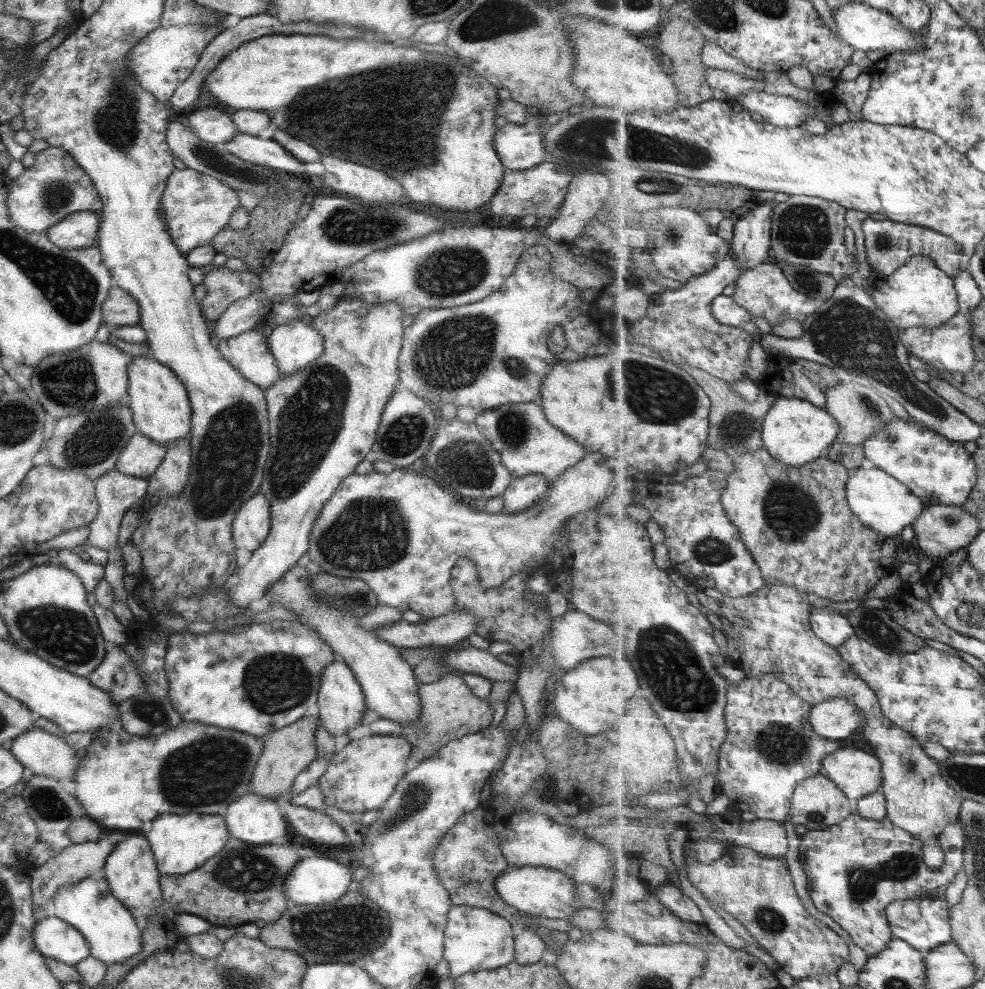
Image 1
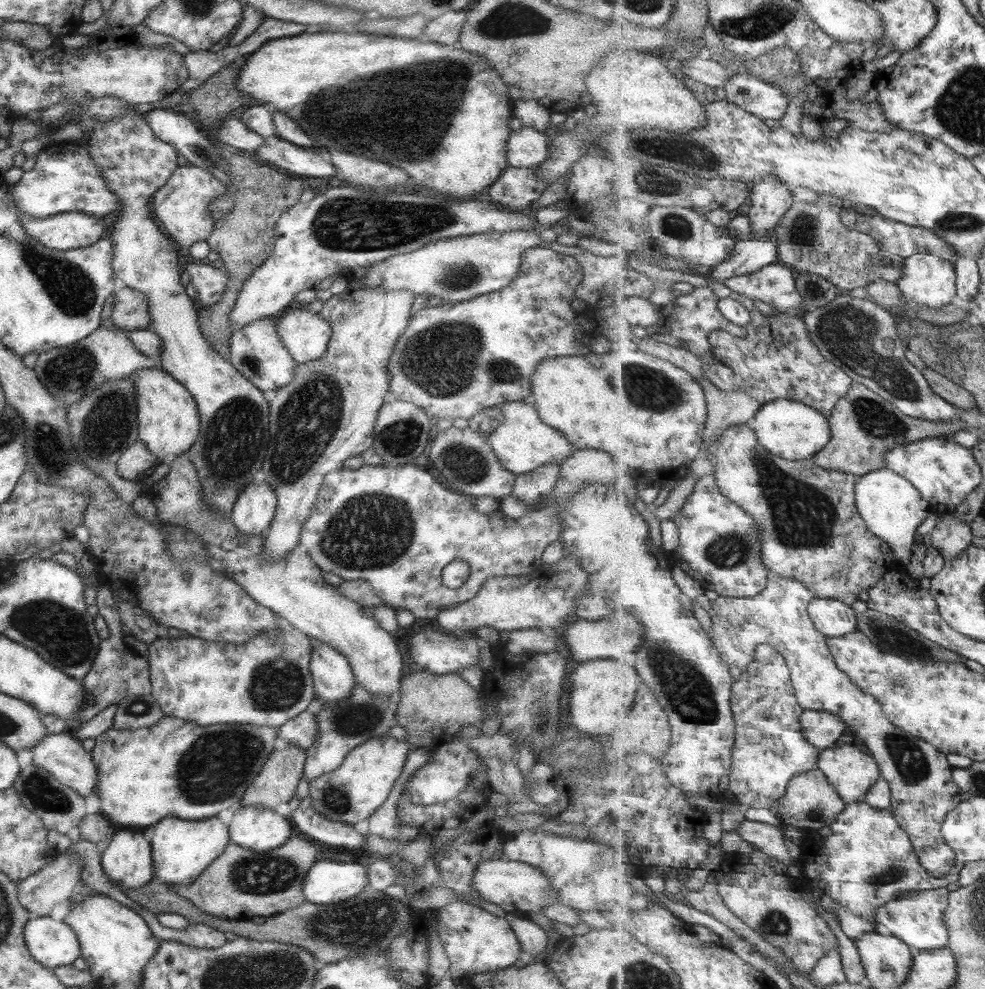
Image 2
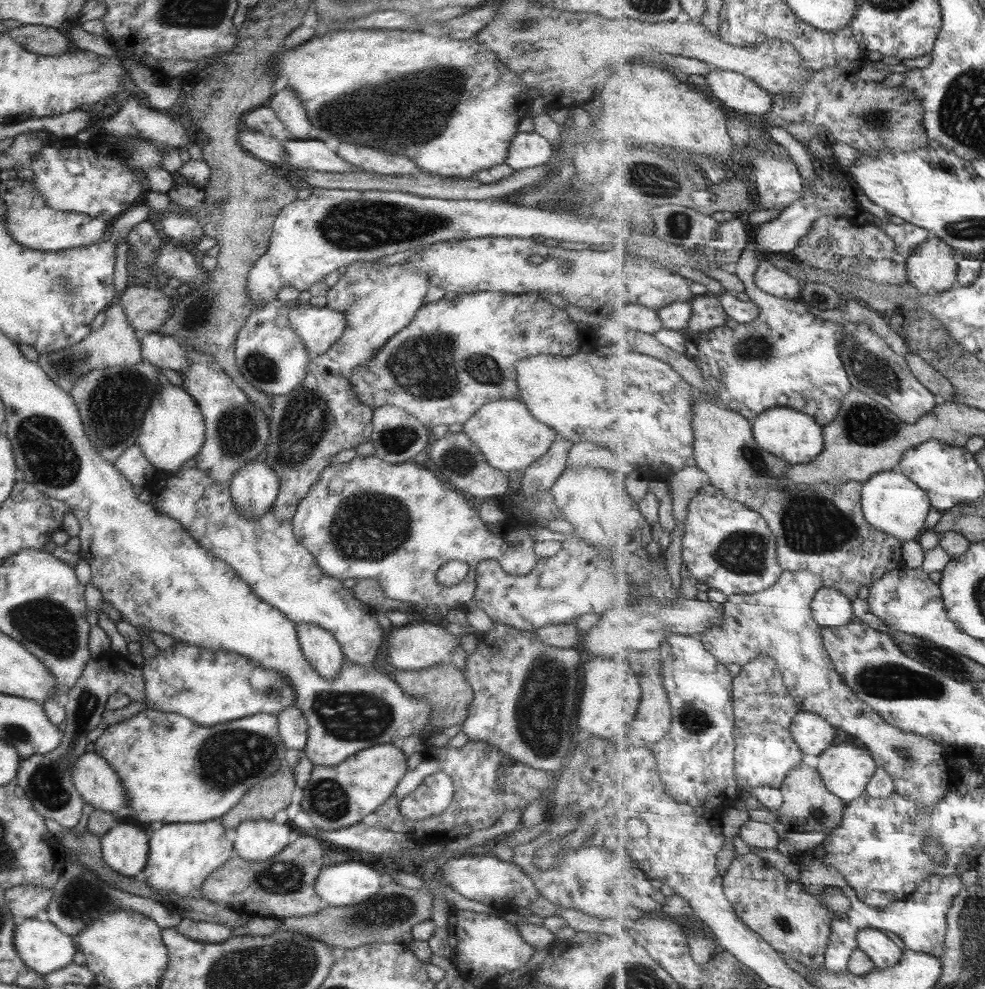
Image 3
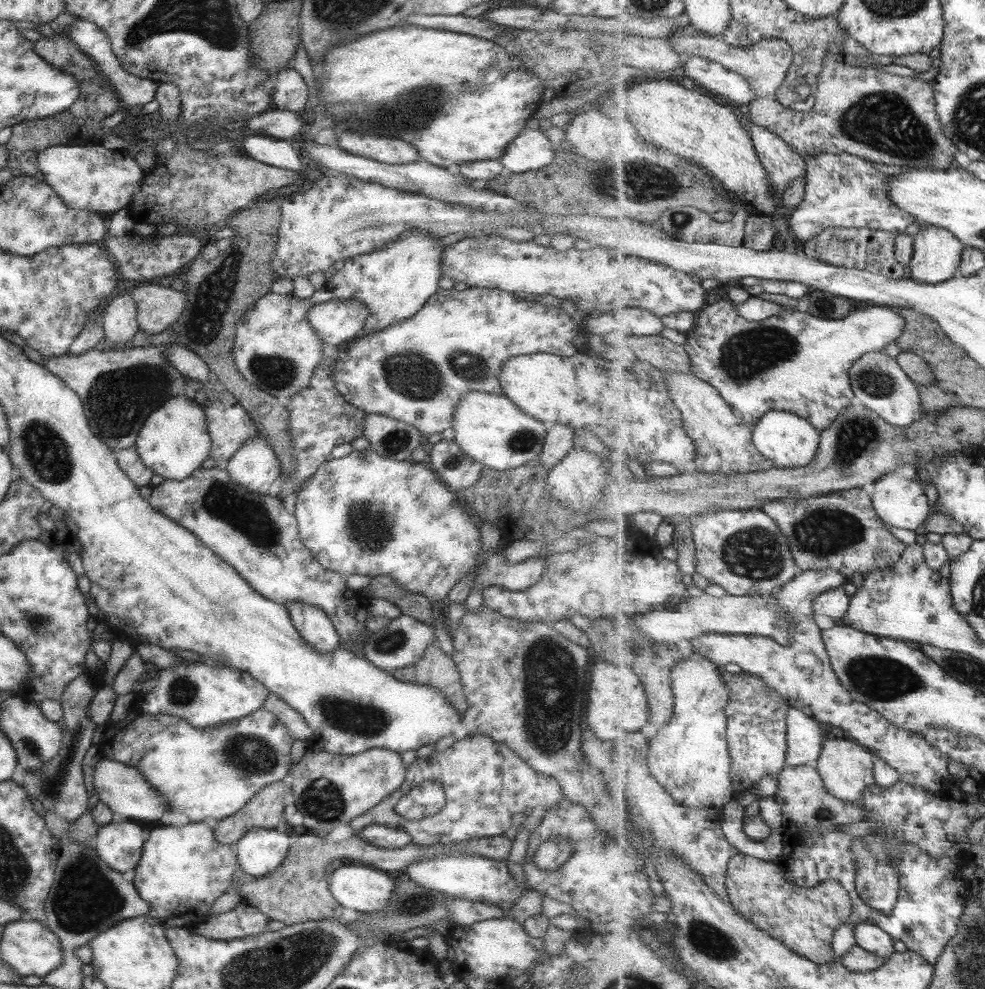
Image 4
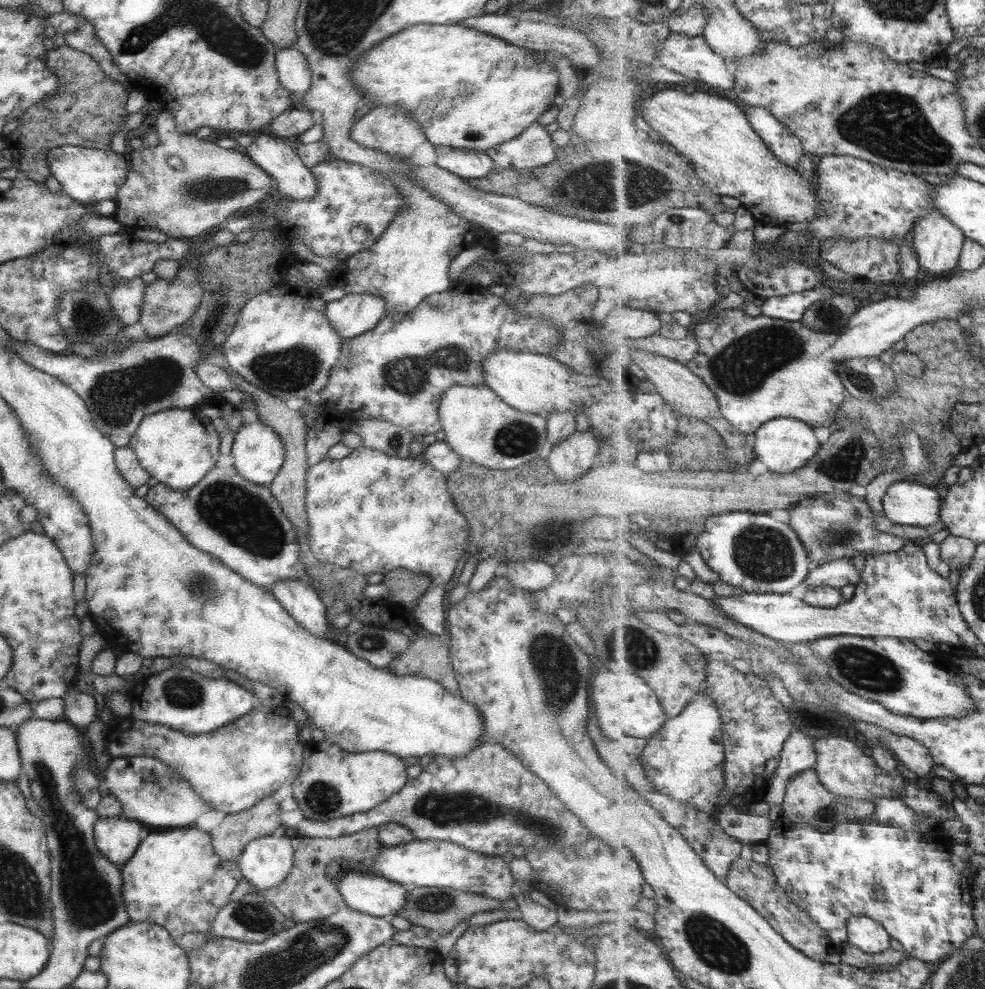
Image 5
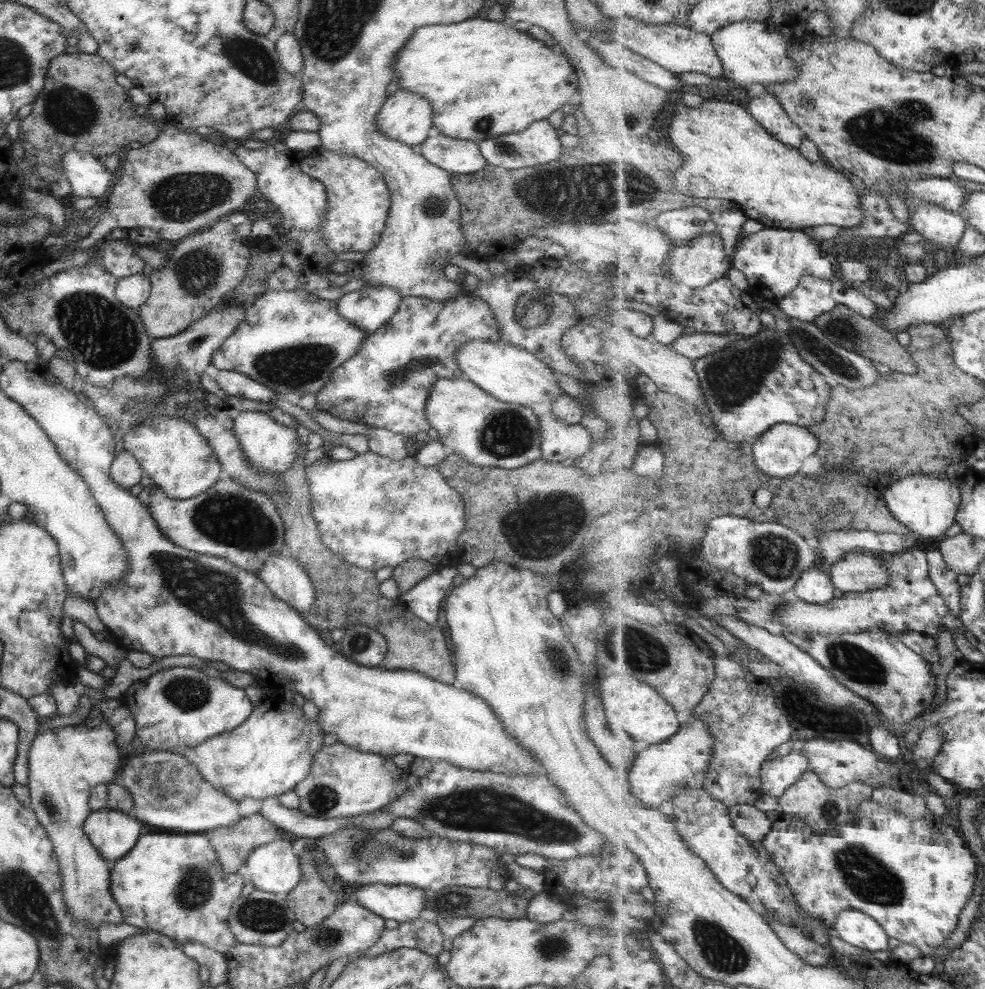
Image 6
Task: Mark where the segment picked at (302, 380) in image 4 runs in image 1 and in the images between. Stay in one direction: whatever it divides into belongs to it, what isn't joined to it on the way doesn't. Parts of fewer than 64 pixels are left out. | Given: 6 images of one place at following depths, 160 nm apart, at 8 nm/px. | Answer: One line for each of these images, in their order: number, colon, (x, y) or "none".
1: (247, 352)
2: (255, 351)
3: (268, 355)

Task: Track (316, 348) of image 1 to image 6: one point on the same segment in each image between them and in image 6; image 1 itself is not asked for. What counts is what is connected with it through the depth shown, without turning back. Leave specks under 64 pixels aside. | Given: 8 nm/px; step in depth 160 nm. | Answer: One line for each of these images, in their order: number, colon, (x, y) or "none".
2: (304, 335)
3: (317, 327)
4: (335, 321)
5: (351, 315)
6: (367, 308)

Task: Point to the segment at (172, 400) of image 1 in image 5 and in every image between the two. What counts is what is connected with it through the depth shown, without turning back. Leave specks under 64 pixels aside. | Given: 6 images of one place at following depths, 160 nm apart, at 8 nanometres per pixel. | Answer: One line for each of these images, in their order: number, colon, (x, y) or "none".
2: (167, 421)
3: (172, 430)
4: (173, 441)
5: (177, 447)

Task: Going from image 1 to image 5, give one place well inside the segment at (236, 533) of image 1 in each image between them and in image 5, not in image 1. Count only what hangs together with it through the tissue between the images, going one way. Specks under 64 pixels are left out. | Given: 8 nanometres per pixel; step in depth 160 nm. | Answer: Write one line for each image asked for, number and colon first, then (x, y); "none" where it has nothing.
2: (253, 509)
3: (253, 488)
4: (253, 466)
5: (257, 452)

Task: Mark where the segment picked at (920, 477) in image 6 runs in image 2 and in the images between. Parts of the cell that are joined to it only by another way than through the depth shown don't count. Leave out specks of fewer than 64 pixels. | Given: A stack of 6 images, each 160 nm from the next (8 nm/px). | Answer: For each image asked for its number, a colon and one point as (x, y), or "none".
2: (893, 508)
3: (892, 502)
4: (902, 503)
5: (910, 503)

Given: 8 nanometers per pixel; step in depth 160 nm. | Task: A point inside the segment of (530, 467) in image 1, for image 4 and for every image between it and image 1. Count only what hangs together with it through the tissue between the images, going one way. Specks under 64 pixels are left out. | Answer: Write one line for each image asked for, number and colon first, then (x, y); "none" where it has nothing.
2: (521, 442)
3: (505, 433)
4: (492, 431)

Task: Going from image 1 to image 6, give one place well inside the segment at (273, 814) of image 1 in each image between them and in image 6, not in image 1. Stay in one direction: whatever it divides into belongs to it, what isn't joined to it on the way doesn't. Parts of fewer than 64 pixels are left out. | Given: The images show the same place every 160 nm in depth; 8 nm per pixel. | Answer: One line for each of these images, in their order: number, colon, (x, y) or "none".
2: (254, 828)
3: (257, 840)
4: (259, 850)
5: (264, 861)
6: (273, 868)

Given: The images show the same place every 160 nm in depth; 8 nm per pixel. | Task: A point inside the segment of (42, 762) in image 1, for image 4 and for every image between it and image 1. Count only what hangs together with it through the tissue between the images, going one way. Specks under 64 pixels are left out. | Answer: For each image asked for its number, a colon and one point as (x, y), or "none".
2: (61, 755)
3: (98, 786)
4: (124, 792)

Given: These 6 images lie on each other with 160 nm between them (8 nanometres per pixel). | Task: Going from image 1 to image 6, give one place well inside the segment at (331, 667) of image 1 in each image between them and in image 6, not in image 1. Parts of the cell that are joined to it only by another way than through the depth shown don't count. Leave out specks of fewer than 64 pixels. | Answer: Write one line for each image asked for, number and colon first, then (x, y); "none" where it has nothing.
2: (332, 681)
3: (320, 649)
4: (315, 628)
5: (301, 602)
6: (283, 577)

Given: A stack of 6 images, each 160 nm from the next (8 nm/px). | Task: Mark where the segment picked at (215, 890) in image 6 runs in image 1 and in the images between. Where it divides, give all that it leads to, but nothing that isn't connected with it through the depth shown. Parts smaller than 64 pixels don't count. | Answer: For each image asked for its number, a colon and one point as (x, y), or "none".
1: (179, 844)
2: (180, 849)
3: (180, 856)
4: (181, 870)
5: (173, 879)

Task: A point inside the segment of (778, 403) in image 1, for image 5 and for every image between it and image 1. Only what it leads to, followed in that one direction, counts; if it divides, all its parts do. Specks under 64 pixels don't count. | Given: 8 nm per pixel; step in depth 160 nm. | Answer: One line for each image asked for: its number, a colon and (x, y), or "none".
2: (788, 428)
3: (795, 436)
4: (788, 439)
5: (784, 445)

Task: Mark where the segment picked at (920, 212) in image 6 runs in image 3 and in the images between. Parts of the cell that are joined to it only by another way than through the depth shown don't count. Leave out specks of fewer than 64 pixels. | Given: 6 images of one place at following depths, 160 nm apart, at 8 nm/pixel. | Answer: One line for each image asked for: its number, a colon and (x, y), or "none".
3: (932, 268)
4: (938, 253)
5: (939, 243)

